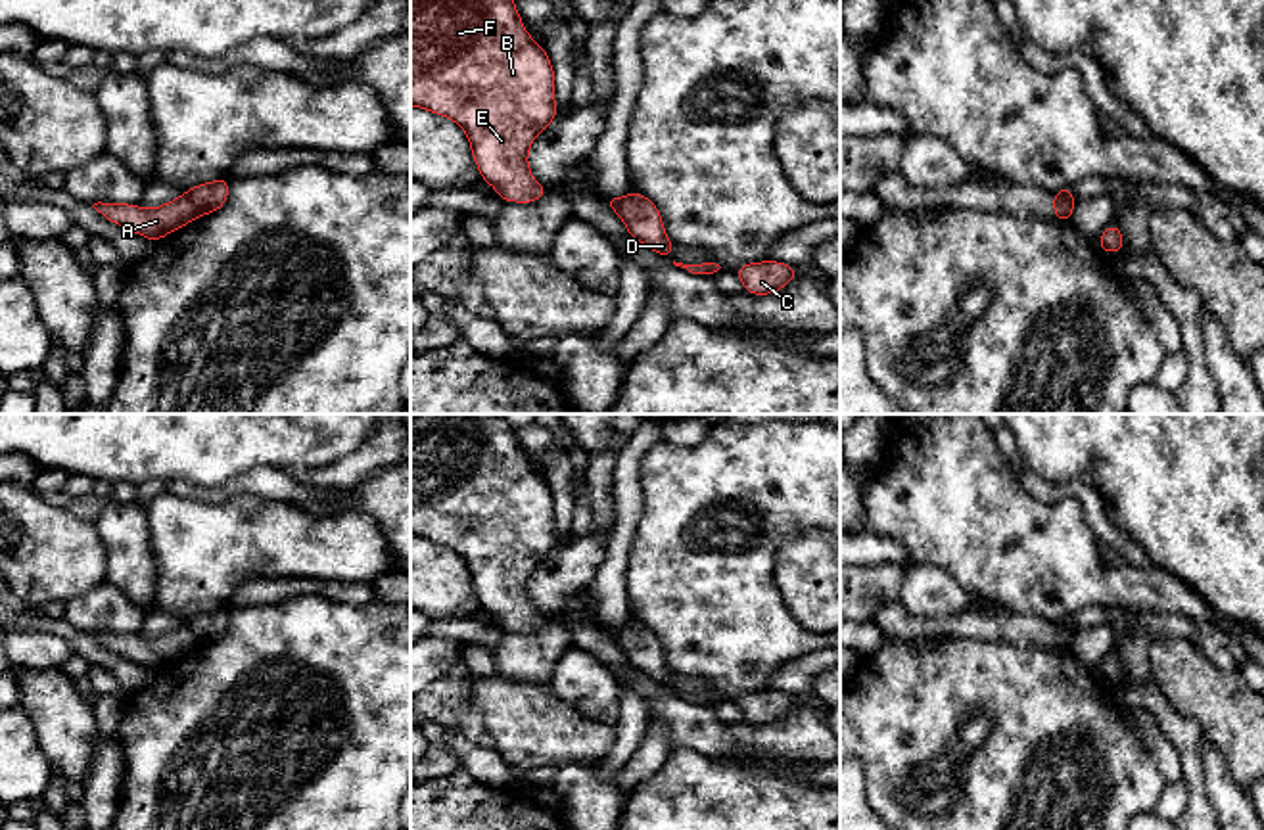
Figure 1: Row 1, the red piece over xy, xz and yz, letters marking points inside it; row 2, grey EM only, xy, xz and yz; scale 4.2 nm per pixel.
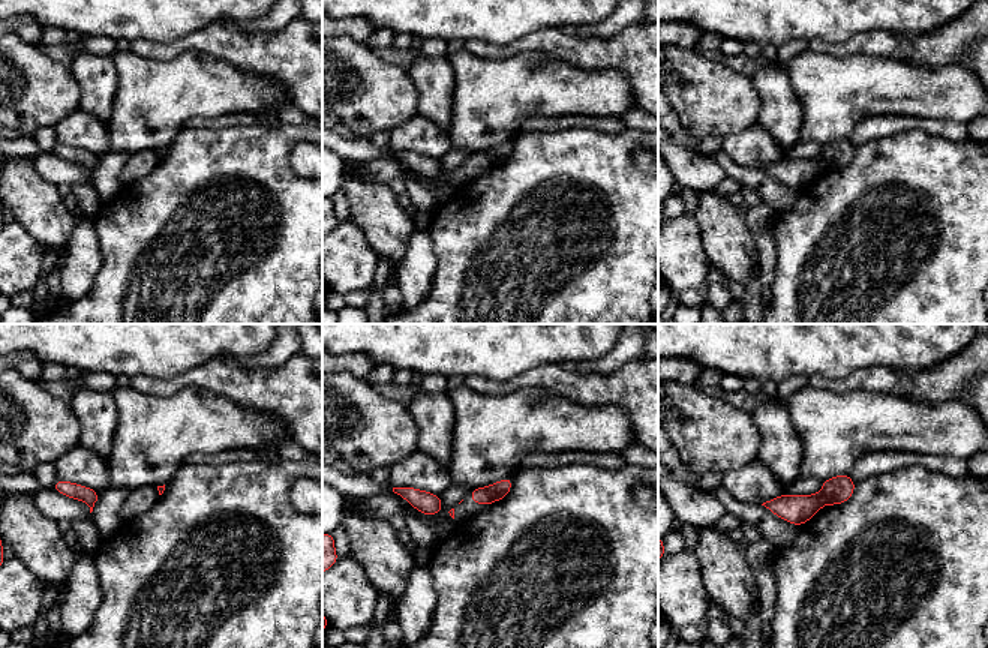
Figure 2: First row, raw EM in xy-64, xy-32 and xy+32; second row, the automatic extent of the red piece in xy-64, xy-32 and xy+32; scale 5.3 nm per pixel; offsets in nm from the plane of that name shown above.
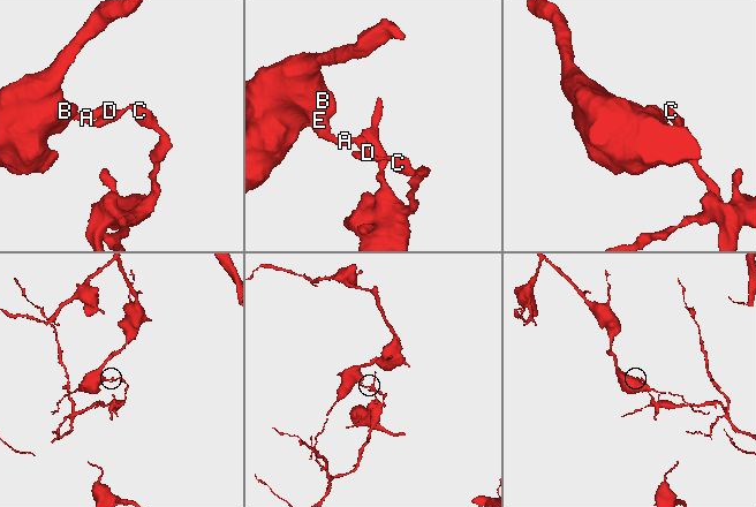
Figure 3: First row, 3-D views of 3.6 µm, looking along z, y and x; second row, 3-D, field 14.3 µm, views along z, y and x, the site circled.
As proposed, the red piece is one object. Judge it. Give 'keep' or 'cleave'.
cleave

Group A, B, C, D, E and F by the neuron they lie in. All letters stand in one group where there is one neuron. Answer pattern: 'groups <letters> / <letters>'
groups A B E F / C D

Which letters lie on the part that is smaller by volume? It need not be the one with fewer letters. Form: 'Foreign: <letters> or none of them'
Foreign: C, D

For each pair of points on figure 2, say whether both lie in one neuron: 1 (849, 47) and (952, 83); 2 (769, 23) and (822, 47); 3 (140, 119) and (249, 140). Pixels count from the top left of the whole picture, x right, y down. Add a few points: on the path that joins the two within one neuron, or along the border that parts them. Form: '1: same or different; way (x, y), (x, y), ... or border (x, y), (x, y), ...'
1: different; border (891, 56), (847, 54), (837, 57)
2: different; border (846, 41), (826, 42), (811, 39), (808, 42)
3: different; border (185, 126), (165, 149)

